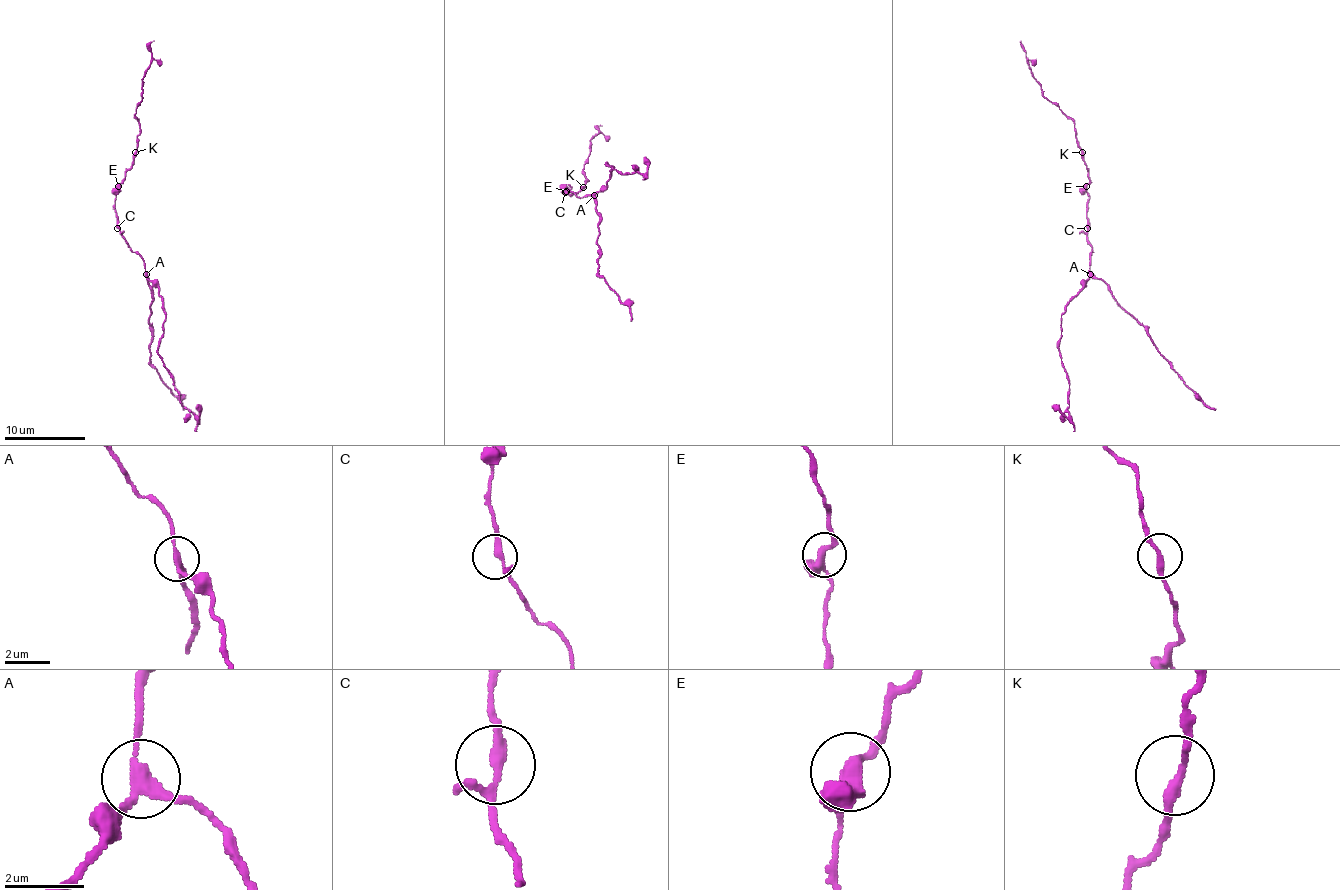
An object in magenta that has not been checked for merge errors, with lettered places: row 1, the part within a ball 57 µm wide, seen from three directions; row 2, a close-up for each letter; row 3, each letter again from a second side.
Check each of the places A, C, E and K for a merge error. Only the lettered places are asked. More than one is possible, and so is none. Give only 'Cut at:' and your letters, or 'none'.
Cut at: A

